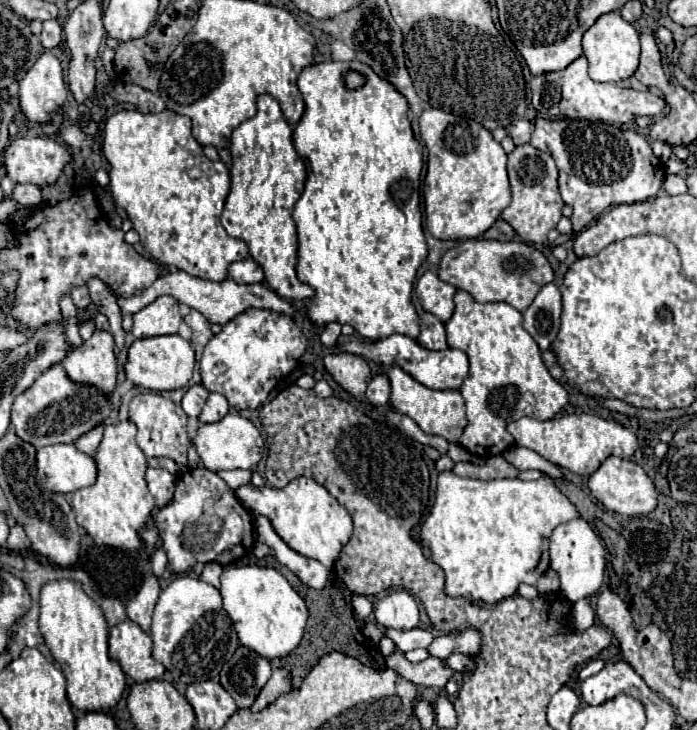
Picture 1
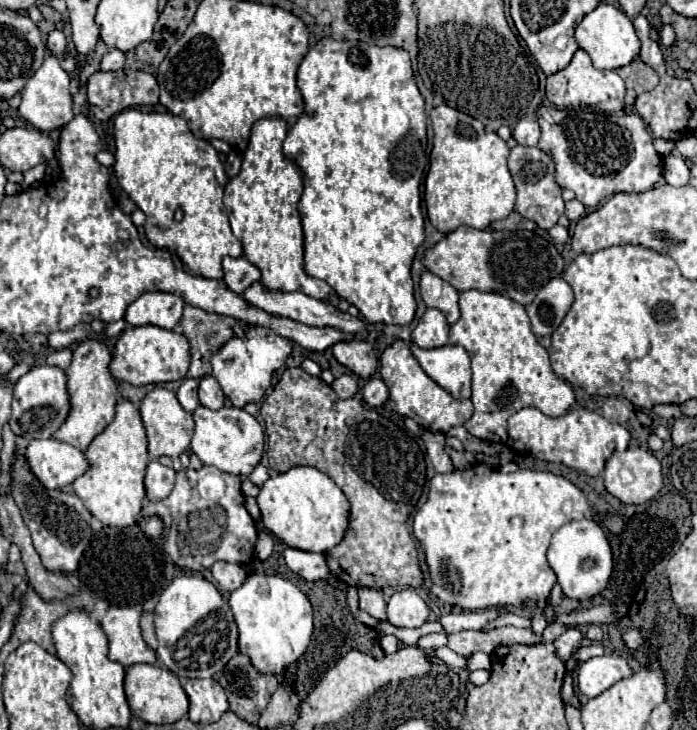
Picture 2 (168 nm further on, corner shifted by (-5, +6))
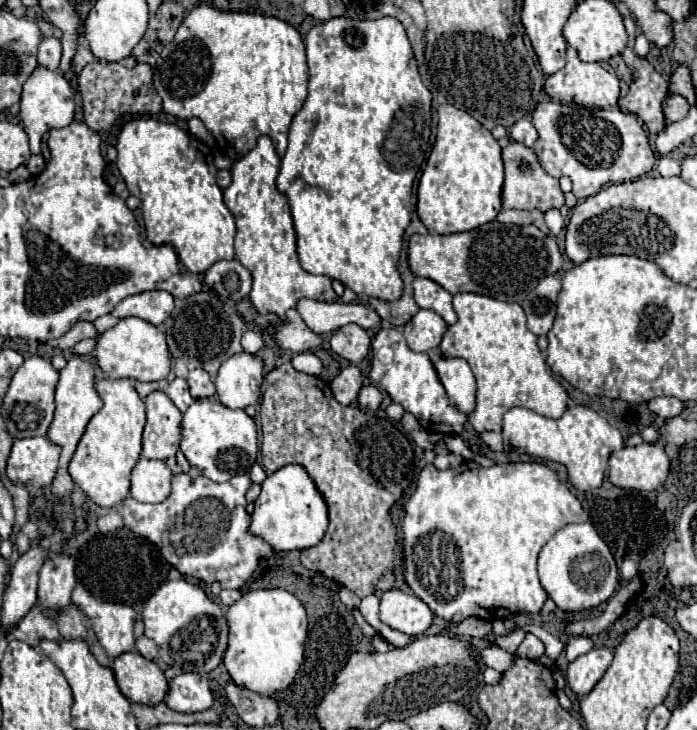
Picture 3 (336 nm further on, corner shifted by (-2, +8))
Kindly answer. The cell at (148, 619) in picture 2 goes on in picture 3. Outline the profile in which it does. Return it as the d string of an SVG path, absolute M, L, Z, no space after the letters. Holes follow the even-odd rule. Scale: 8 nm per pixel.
M146 635L138 637L136 649L138 649L138 653L144 655L146 659L156 659L156 657L158 657L158 647L156 647L156 643L154 643L152 639L148 639Z

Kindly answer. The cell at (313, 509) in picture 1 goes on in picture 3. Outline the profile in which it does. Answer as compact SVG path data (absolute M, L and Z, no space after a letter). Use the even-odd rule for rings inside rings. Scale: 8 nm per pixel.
M286 465L268 475L254 501L250 531L278 551L304 551L320 543L328 529L328 505L302 465Z

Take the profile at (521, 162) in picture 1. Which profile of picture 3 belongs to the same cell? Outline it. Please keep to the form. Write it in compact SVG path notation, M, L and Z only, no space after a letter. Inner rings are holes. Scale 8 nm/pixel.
M510 141L510 145L502 149L502 159L506 169L506 181L502 187L502 205L506 209L538 209L546 213L550 209L560 209L564 205L564 193L558 185L558 179L550 177L544 171L536 153L530 147Z

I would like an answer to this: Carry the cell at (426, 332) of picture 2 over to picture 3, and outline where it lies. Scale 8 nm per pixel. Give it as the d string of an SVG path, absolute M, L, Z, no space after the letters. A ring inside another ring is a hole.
M420 309L404 325L404 337L412 351L428 353L428 351L438 349L446 329L448 329L448 325L444 323L444 319L438 313L430 311L430 309Z

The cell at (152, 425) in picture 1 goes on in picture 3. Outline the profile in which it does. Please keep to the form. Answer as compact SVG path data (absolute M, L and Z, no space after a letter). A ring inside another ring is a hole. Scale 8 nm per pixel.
M152 391L146 399L146 427L142 439L142 457L174 457L182 439L182 413L162 391Z

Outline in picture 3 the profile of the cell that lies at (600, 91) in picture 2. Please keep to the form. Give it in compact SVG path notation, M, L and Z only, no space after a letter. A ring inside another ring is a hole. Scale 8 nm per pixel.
M570 47L568 53L566 53L564 69L560 69L558 73L554 73L554 75L550 75L546 79L544 91L548 93L548 97L552 97L552 99L556 99L560 103L576 103L576 105L582 105L582 107L606 109L606 107L616 105L618 93L620 93L620 81L610 69L602 67L600 63L584 63L584 61L580 61L576 51Z

